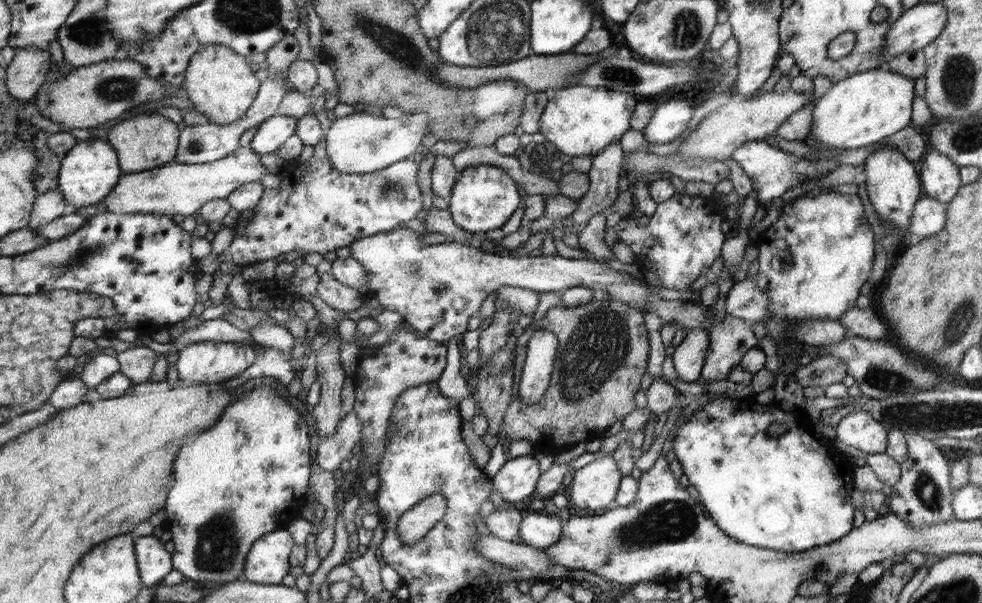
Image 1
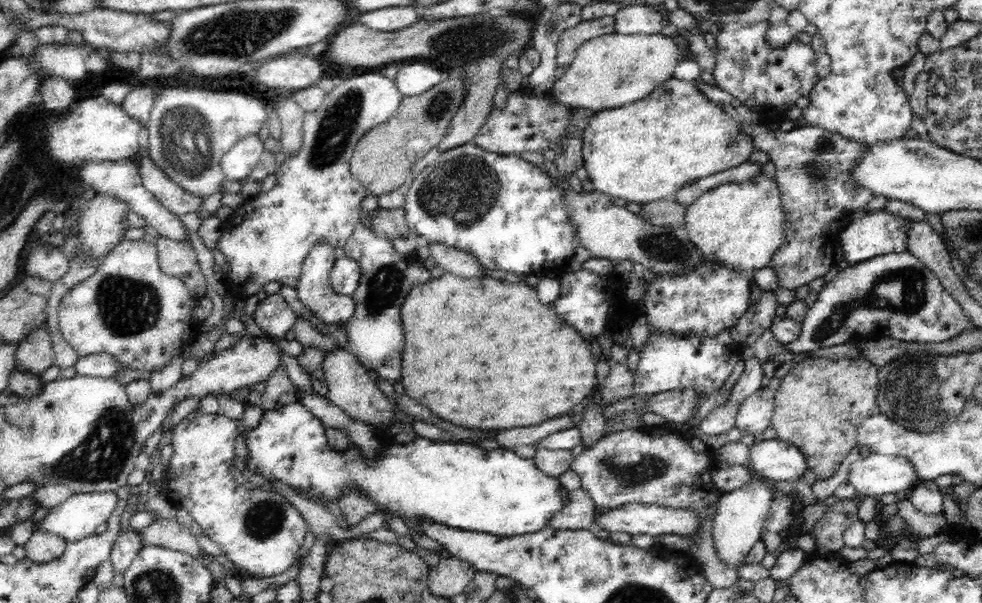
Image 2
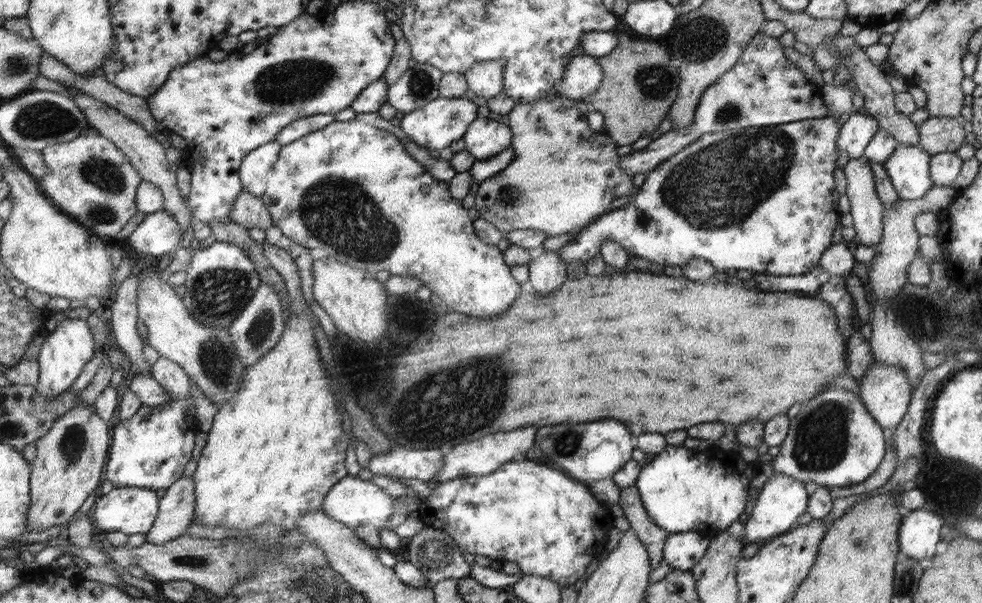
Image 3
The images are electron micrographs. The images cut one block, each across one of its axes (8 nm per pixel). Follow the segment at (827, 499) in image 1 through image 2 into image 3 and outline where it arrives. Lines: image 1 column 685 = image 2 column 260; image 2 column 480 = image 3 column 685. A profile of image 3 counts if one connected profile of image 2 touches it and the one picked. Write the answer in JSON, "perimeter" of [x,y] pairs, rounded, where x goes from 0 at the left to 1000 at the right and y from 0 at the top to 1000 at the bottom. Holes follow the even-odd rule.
{"perimeter":[[[697,741],[678,743],[663,766],[658,768],[653,776],[652,788],[647,808],[652,818],[654,836],[661,857],[672,876],[680,884],[690,882],[712,882],[716,891],[725,892],[727,887],[740,877],[747,862],[754,859],[754,852],[760,842],[760,819],[762,819],[762,803],[764,793],[774,784],[774,766],[760,766],[753,751],[740,750],[733,756],[733,746],[711,748],[697,746]]]}

